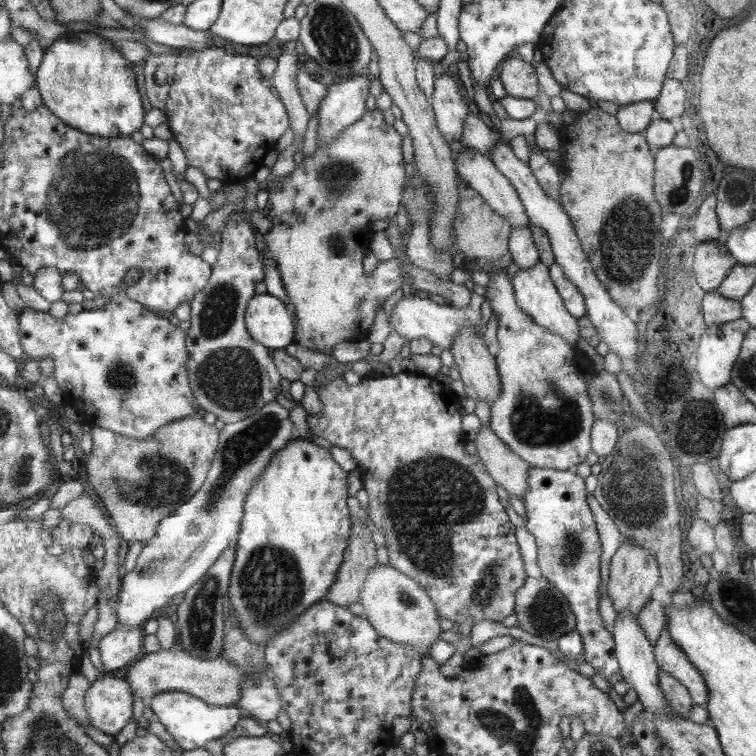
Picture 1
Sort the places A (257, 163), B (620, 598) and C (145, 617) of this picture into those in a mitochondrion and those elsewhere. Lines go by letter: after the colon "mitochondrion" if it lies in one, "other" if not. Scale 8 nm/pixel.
A: other
B: other
C: other

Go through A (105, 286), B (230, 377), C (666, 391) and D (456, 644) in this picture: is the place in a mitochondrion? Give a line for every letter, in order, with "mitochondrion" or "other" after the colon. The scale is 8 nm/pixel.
A: other
B: mitochondrion
C: other
D: other

